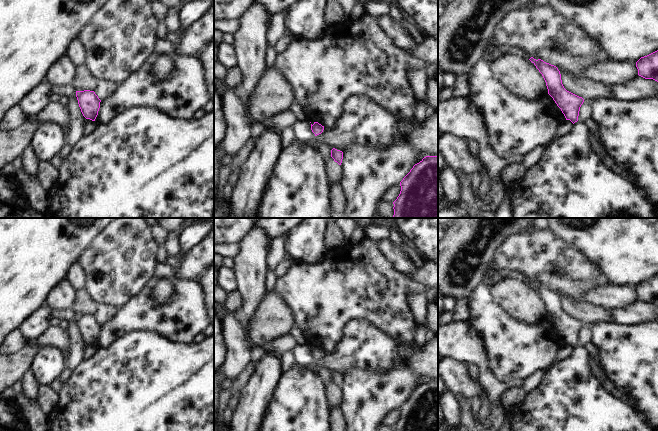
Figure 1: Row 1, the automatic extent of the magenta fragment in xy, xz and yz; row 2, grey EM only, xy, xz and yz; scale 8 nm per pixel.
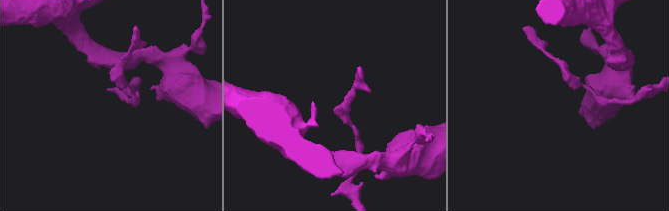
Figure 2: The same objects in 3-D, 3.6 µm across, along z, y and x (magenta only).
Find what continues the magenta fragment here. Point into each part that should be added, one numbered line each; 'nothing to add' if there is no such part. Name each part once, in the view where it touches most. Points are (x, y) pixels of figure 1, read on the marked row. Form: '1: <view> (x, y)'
nothing to add

